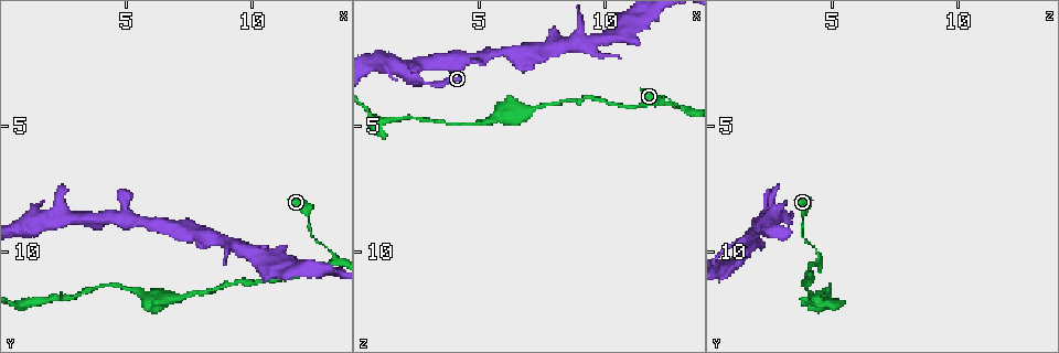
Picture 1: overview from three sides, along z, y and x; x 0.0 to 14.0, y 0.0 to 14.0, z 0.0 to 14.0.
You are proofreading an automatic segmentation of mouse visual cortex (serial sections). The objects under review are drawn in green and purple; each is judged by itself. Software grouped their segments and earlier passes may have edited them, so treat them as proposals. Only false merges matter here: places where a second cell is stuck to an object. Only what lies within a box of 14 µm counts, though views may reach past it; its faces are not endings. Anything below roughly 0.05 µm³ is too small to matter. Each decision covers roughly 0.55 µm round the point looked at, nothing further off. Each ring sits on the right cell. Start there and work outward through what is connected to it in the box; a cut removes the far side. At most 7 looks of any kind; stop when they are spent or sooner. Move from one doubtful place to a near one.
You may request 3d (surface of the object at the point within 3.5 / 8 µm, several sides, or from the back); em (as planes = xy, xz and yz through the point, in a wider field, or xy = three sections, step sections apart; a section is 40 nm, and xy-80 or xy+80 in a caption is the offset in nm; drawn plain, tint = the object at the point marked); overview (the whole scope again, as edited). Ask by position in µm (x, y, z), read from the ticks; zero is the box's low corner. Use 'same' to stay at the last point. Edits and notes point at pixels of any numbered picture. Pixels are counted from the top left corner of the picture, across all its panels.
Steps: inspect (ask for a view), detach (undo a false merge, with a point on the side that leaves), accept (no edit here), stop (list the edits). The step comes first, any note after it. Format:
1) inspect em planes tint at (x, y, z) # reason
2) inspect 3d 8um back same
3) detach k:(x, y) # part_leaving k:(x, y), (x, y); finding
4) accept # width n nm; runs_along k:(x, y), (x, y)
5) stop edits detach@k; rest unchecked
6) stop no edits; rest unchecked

inspect 3d 3.5um at (13.4, 10.4, 4.5) # abrupt turn

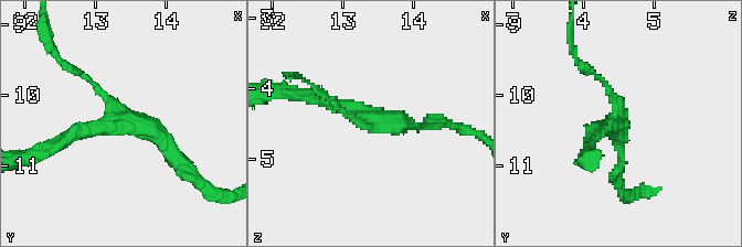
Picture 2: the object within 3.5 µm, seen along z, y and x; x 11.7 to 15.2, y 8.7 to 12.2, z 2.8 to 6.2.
inspect em xy step 3 tint at (13.35, 10.35, 4.45) # arms 3; arm_widths 100, 200, 250 nm; now the EM

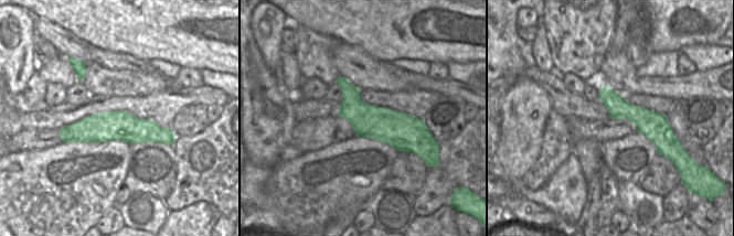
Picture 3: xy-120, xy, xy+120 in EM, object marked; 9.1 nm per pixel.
accept # runs_along 2:(73, 68), (104, 92), (117, 119), (56, 146); all the same cell

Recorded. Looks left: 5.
inspect 3d 3.5um back at (8.4, 11.6, 4.1) # narrows sharply

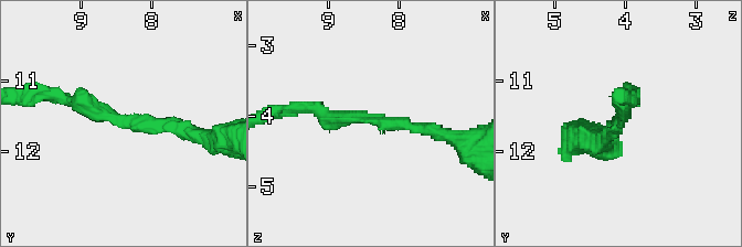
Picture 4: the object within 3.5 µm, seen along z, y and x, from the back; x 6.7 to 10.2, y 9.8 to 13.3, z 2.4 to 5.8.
accept # runs_along 4:(61, 95), (108, 116), (192, 132); continuous, no second cell

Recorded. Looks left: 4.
inspect 3d 3.5um at (4.9, 8.6, 2.3) # branch point

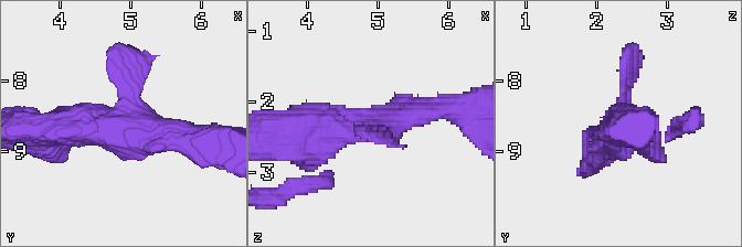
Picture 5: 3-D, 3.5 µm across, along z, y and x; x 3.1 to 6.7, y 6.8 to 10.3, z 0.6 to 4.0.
inspect em xy step 1 tint at (4.95, 8.65, 2.35)

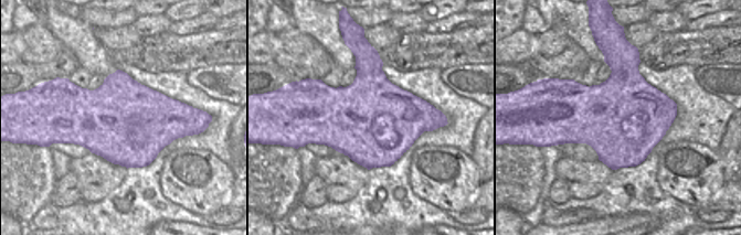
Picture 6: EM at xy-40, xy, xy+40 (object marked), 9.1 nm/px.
accept # runs_along 5:(294, 129), (389, 124), (440, 106); all the same cell

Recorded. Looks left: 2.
stop no edits; rest unchecked

